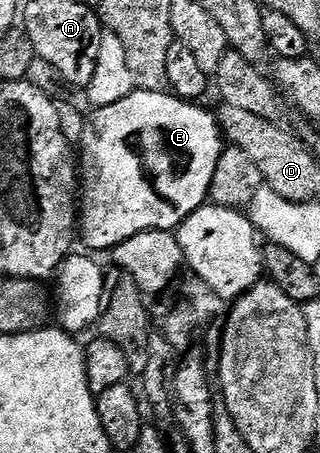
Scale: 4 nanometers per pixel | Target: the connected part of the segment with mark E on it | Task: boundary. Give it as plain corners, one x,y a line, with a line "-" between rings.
134,90
121,101
112,105
96,108
85,120
84,133
79,144
79,237
88,246
88,250
97,252
112,250
123,241
140,231
176,230
191,213
206,206
211,189
211,177
215,177
215,165
223,150
223,134
218,116
213,111
204,111
196,102
178,98
170,92

